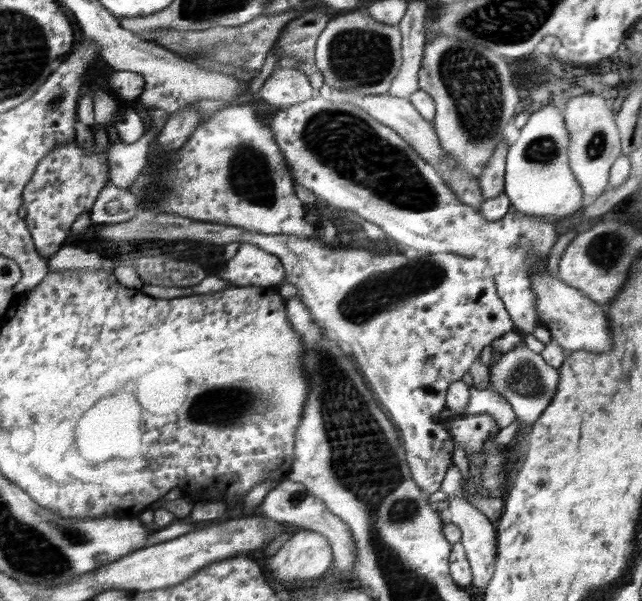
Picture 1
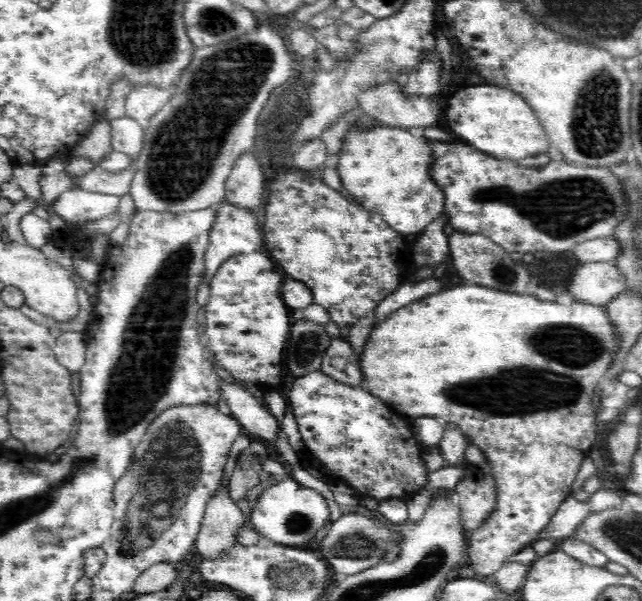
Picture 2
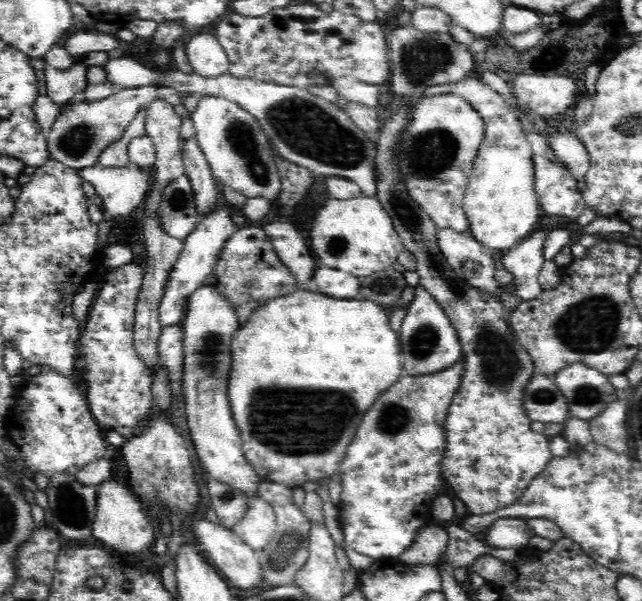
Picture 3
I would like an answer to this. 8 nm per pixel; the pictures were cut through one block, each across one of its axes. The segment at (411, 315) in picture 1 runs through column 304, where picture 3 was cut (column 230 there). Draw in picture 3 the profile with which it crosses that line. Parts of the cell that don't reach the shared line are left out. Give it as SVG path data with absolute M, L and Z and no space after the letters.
M250 224L248 227L238 229L225 241L224 248L220 251L220 258L213 270L212 282L236 307L250 300L263 304L278 296L292 294L300 288L292 271L286 268L288 266L282 263L278 253L274 251L272 241L262 229L262 224Z

